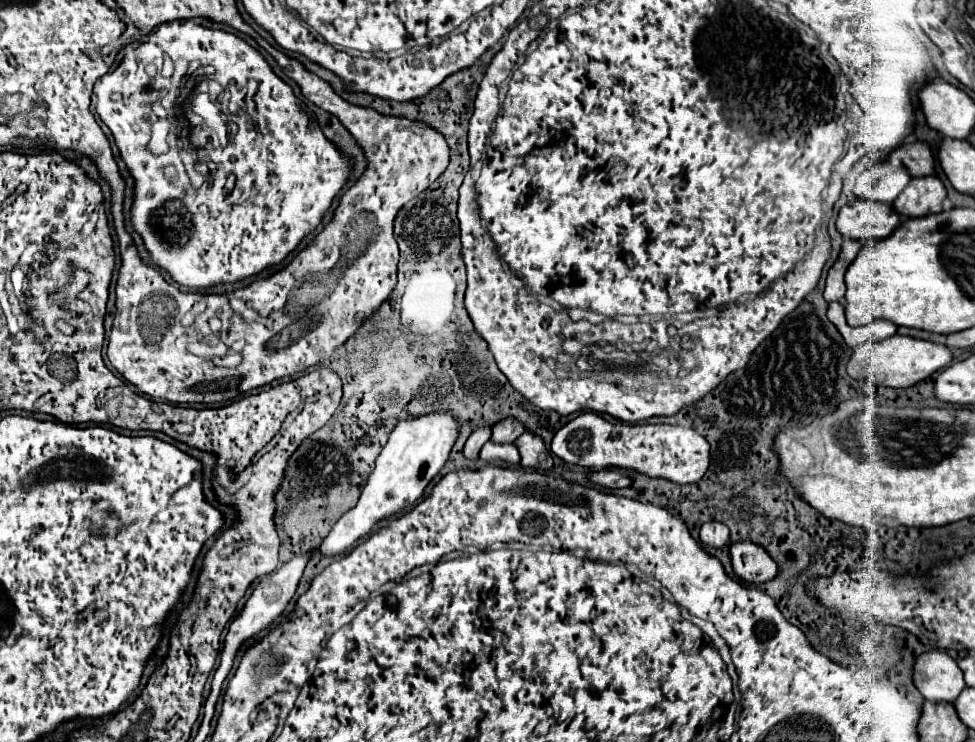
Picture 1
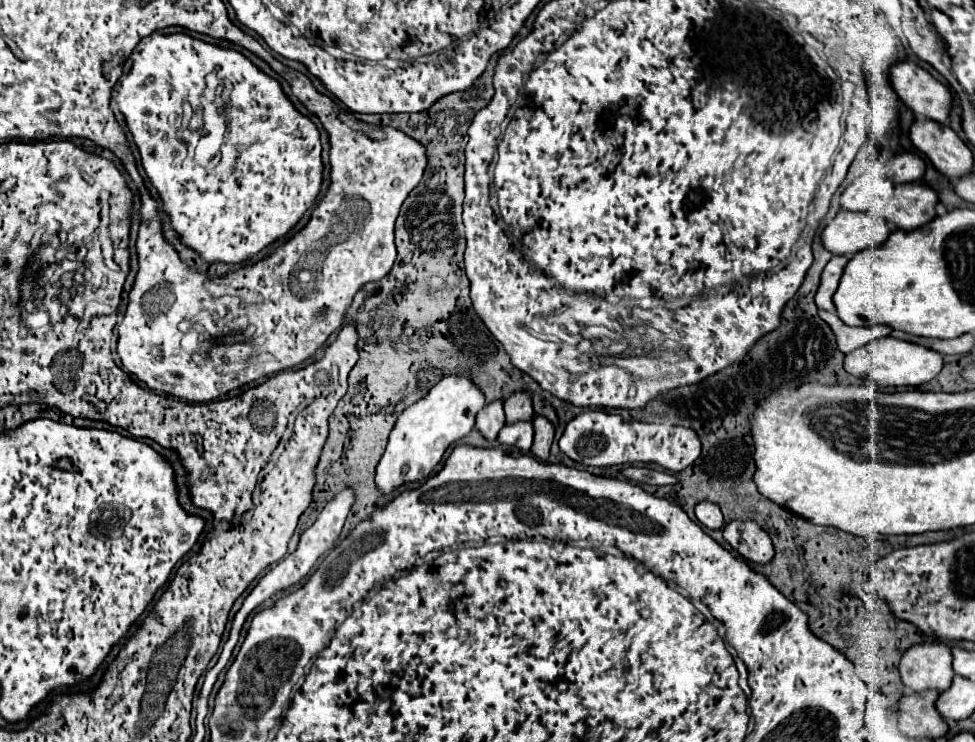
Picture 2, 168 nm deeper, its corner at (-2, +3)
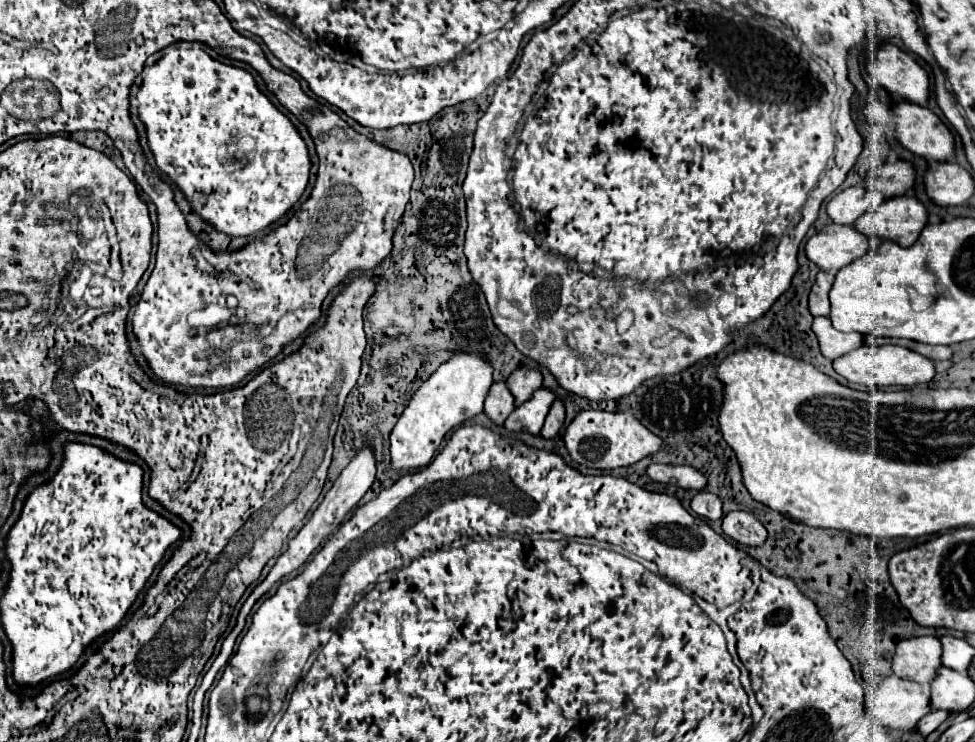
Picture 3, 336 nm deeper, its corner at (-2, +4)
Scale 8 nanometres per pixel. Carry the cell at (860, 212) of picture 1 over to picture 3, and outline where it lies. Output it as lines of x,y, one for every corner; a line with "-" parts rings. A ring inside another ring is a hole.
827,224
821,232
813,234
805,252
811,262
821,266
825,272
837,272
855,258
863,256
869,250
869,238
859,232
853,224

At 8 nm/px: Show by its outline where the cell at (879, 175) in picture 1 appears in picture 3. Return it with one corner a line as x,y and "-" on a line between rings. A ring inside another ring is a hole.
857,184
833,196
831,202
827,204
827,214
837,224
853,224
861,214
877,208
883,200
885,200
883,194
867,190
865,186

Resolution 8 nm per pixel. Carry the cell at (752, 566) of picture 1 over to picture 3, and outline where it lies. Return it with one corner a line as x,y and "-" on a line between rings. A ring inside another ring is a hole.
729,512
723,518
723,532
745,546
761,546
767,540
767,530
765,526
747,512

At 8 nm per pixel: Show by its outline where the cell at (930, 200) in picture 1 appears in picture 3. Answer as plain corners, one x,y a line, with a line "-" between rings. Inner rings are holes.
915,196
885,200
877,210
863,214
855,226
869,238
887,238
899,246
911,246
927,224
927,210

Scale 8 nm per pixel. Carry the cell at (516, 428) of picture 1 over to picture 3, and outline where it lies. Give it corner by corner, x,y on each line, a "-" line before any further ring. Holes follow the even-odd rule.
519,368
515,370
509,378
507,378
507,388
511,390
513,398
515,398
515,406
521,406
523,402
527,402
535,390
541,388
541,372
539,370
529,370
529,368

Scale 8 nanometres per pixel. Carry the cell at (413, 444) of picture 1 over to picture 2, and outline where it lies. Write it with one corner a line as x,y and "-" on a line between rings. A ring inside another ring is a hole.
447,375
443,377
421,401
413,403
411,407
407,407
399,417
397,423
389,435
389,443
387,449
377,465
377,475
375,475
375,483
383,493
391,493
395,487
403,485
403,483
411,483
411,481
423,481
429,477
429,473
435,469
435,465
441,461
445,449
457,441
463,439
475,425
475,415
479,413
479,409
485,405
485,395
479,393
477,385
463,377
463,375

